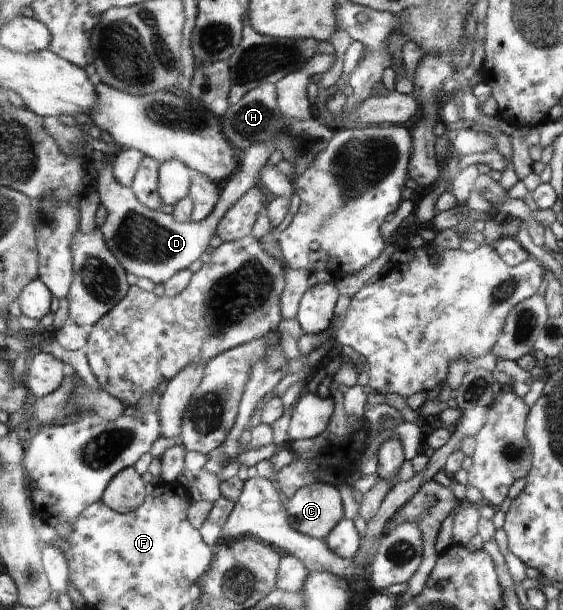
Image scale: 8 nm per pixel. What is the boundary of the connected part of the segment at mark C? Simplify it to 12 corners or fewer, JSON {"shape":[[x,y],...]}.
{"shape":[[322,480],[285,507],[292,527],[318,539],[343,518],[341,492]]}

